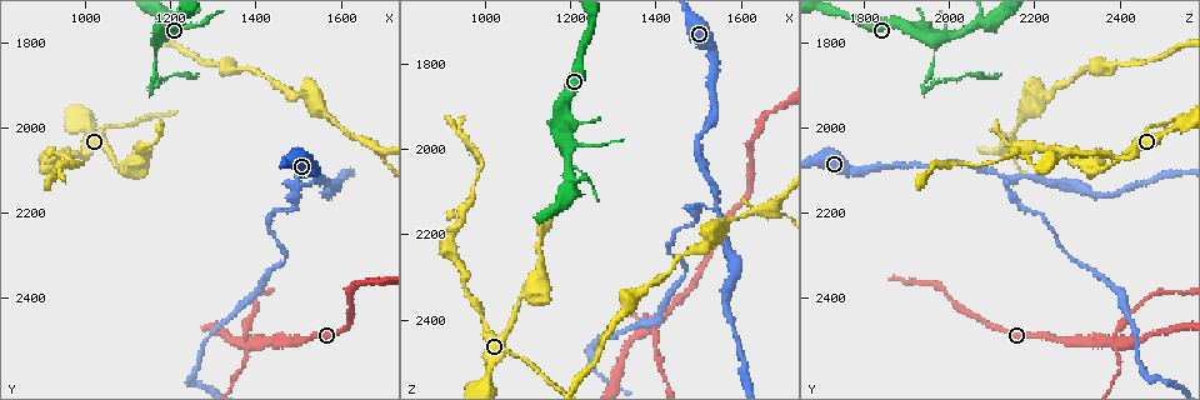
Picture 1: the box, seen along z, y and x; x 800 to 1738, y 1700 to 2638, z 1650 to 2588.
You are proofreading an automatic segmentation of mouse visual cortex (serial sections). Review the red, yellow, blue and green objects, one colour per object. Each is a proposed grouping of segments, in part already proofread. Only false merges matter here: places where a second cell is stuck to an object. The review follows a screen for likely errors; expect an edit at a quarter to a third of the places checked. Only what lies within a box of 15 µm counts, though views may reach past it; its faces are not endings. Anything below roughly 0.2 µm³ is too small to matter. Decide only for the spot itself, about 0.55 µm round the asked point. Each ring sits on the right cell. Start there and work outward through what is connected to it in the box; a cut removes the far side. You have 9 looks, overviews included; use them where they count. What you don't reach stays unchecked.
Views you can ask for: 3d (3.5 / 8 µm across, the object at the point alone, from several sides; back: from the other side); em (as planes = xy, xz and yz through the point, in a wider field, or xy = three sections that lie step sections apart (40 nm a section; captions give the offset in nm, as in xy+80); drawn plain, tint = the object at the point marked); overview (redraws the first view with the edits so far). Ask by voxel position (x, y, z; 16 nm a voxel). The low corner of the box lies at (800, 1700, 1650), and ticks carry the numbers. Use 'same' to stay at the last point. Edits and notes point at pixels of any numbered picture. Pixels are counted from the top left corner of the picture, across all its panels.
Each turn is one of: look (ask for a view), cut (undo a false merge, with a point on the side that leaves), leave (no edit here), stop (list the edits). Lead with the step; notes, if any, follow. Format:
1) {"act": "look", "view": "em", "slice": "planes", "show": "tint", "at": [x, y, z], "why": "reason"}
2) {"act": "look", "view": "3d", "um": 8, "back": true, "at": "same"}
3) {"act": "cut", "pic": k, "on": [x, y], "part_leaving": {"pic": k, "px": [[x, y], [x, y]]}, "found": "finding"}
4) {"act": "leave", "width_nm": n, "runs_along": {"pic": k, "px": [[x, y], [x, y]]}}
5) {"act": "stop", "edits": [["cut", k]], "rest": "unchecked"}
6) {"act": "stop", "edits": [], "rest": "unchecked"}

{"act": "look", "view": "em", "slice": "planes", "show": "tint", "at": [1540, 2125, 2140], "why": "two arms in line, one across"}

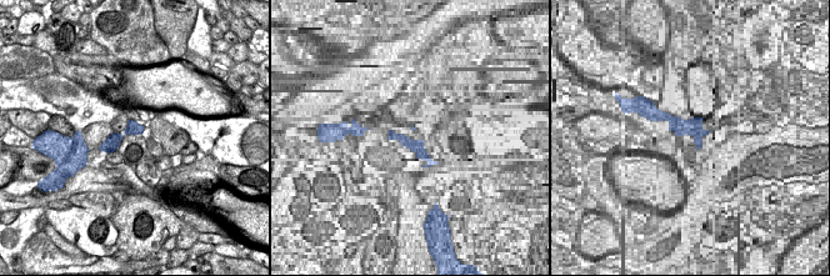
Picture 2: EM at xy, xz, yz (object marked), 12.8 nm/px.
{"act": "look", "view": "3d", "um": 3.5, "at": "same", "why": "wider look"}

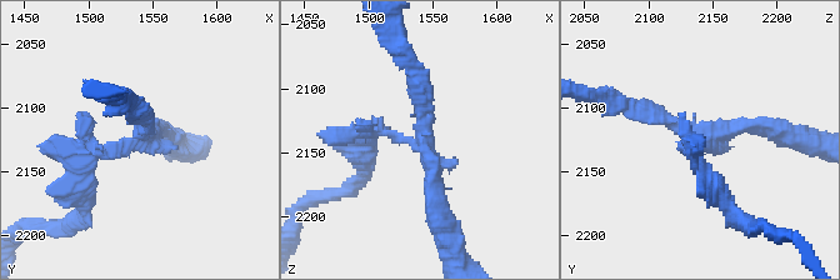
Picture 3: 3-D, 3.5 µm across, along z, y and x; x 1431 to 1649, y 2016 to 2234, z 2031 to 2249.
{"act": "cut", "pic": 3, "on": [94, 148], "width_nm": 180, "part_leaving": {"pic": 3, "px": [[135, 139], [89, 161], [78, 215]]}, "found": "a second cell is stuck on"}

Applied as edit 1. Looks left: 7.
{"act": "look", "view": "3d", "um": 3.5, "at": [1400, 2505, 2405], "why": "sharp bend"}

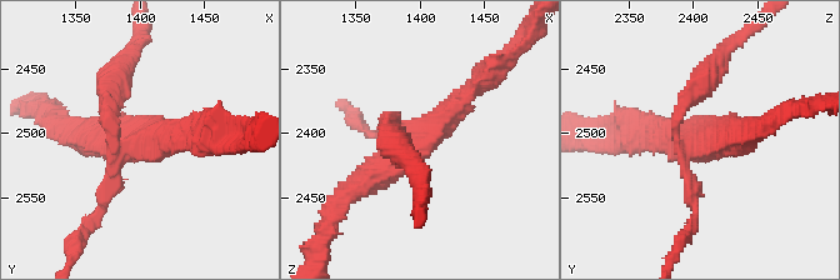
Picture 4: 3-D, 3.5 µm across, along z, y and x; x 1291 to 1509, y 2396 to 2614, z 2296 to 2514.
{"act": "look", "view": "em", "slice": "xy", "step": 1, "show": "tint", "at": [1400, 2508, 2400], "arms": 4, "arm_widths_nm": [150, 200, 200, 400]}

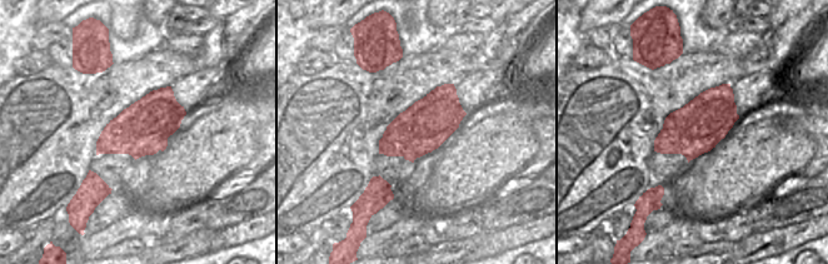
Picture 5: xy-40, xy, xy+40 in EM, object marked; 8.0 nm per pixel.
{"act": "cut", "pic": 4, "on": [113, 98], "part_leaving": {"pic": 4, "px": [[123, 151], [106, 101], [130, 55]]}, "found": "two cells meet here"}

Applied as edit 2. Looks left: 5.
{"act": "look", "view": "em", "slice": "xy", "step": 5, "show": "tint", "at": [920, 2085, 2195], "why": "a narrow waist"}

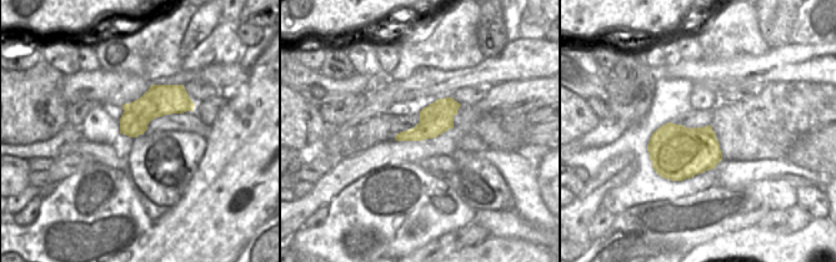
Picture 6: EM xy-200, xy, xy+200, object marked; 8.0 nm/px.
{"act": "look", "view": "3d", "um": 3.5, "at": "same"}

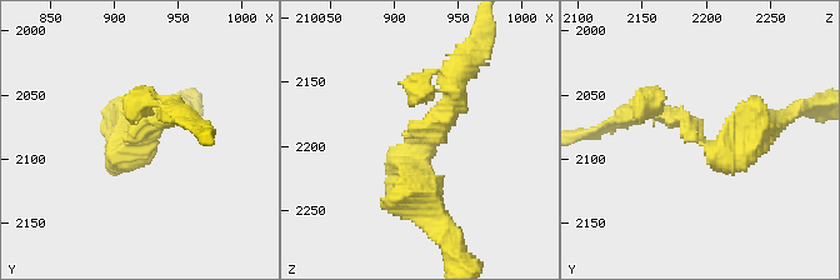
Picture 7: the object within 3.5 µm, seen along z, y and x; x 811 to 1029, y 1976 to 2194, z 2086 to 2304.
{"act": "leave", "arm_widths_nm": [200, 400], "runs_along": {"pic": 7, "px": [[429, 199], [414, 164], [456, 78]]}, "found": "all the same cell"}

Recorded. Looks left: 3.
{"act": "look", "view": "3d", "um": 3.5, "at": [1165, 1795, 1960], "why": "sharp bend"}

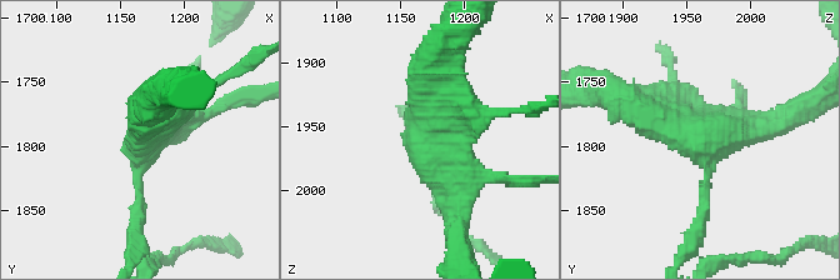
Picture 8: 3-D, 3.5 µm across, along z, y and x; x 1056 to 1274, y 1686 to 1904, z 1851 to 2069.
{"act": "look", "view": "em", "slice": "planes", "show": "tint", "at": [1168, 1800, 1960]}

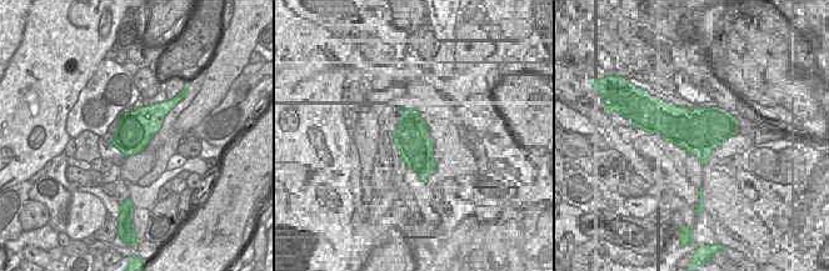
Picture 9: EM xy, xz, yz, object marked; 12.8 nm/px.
{"act": "look", "view": "em", "slice": "xy", "step": 3, "show": "tint", "at": "same", "why": "cut it another way"}

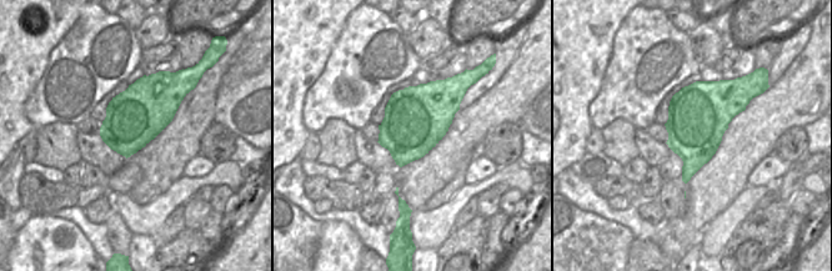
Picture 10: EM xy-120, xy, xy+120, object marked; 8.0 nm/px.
{"act": "leave", "found": "all the same cell"}

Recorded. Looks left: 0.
{"act": "stop", "edits": [["cut", 3], ["cut", 4]], "rest": "unchecked"}

